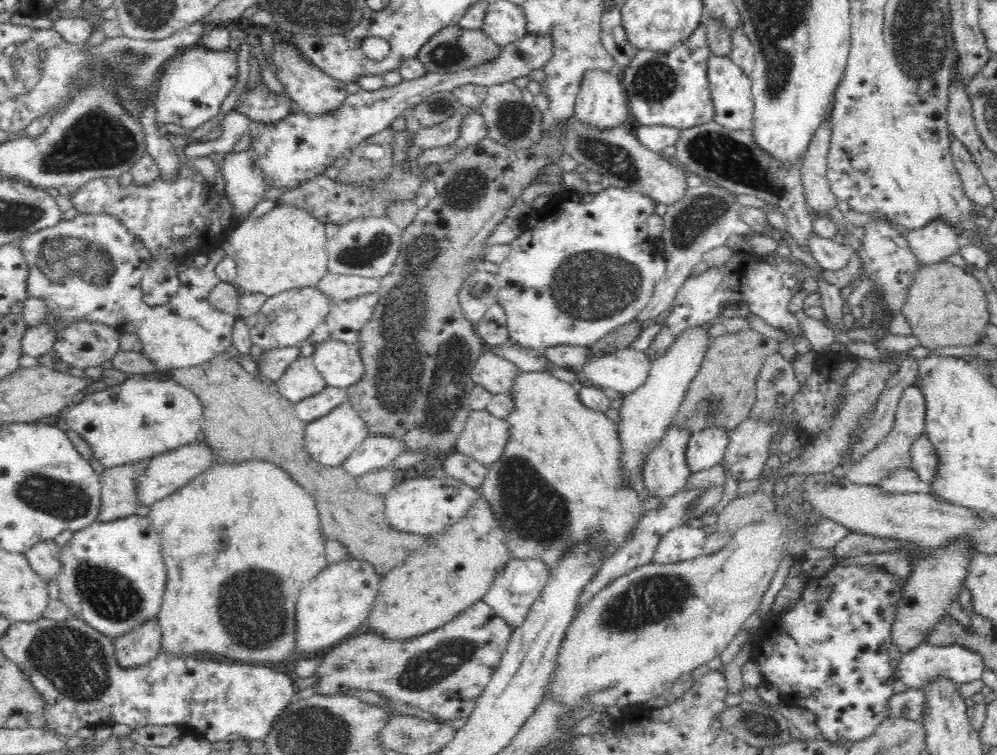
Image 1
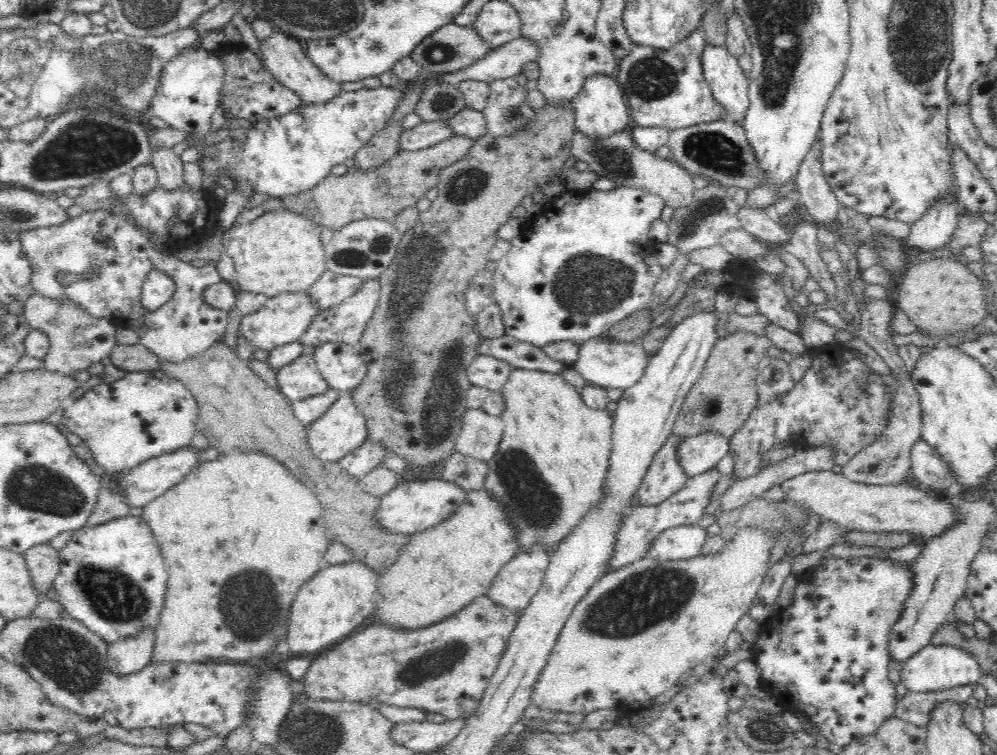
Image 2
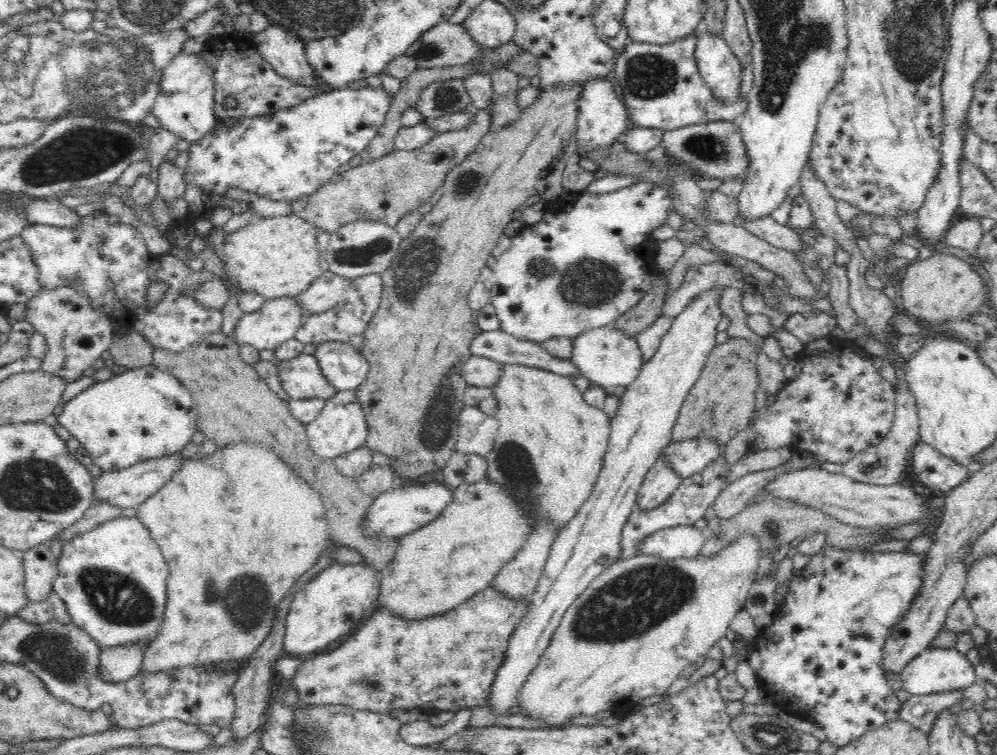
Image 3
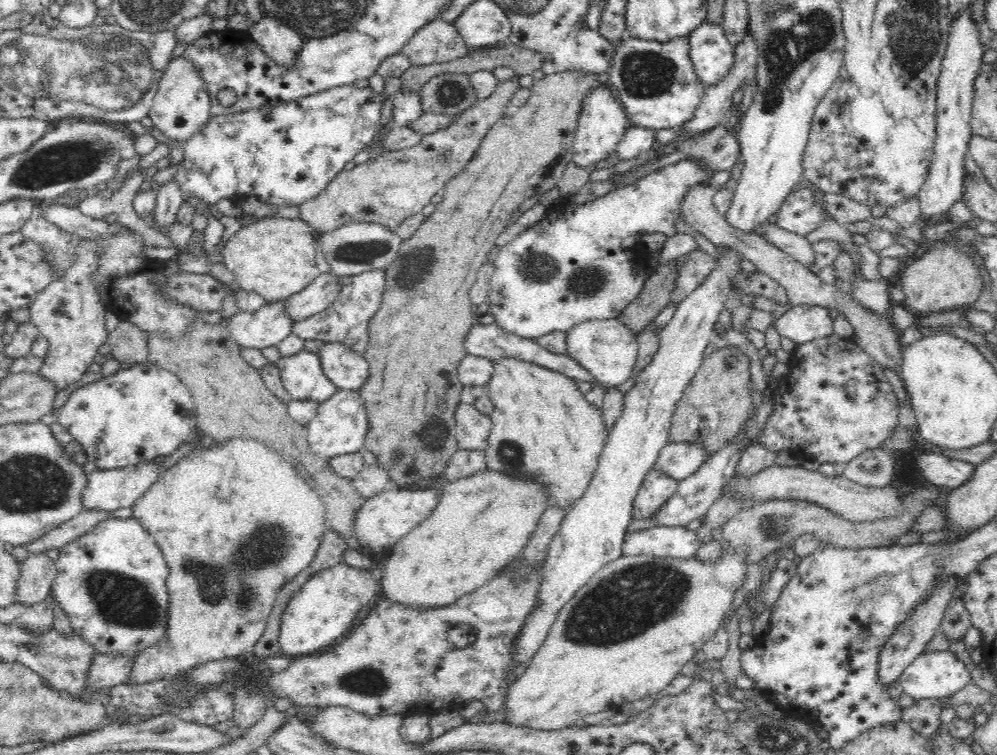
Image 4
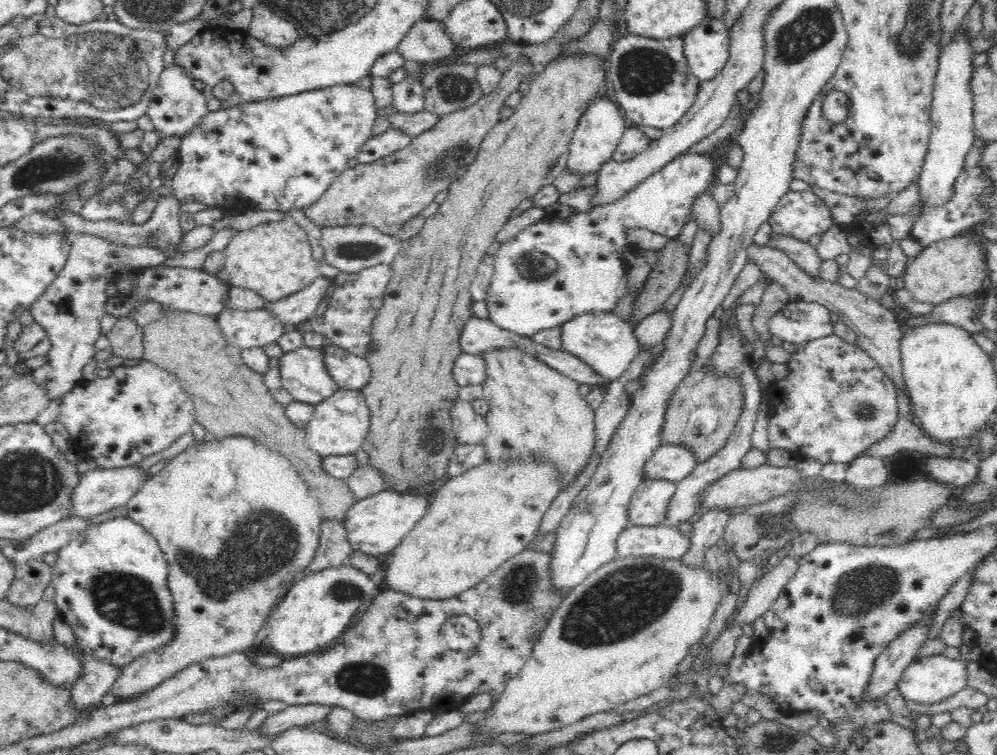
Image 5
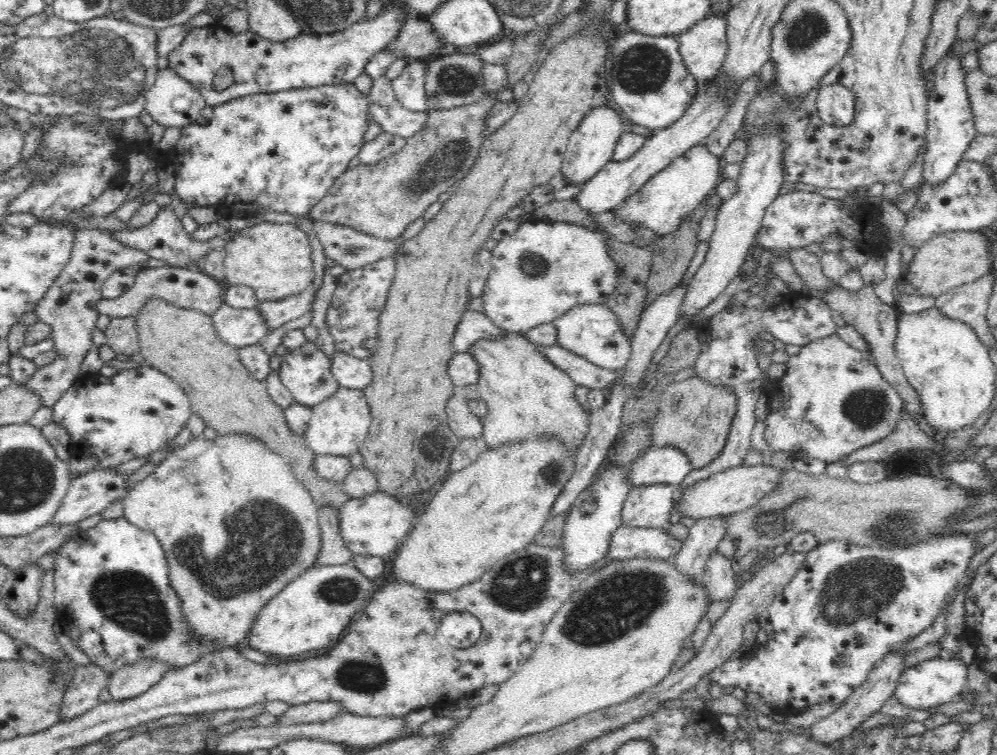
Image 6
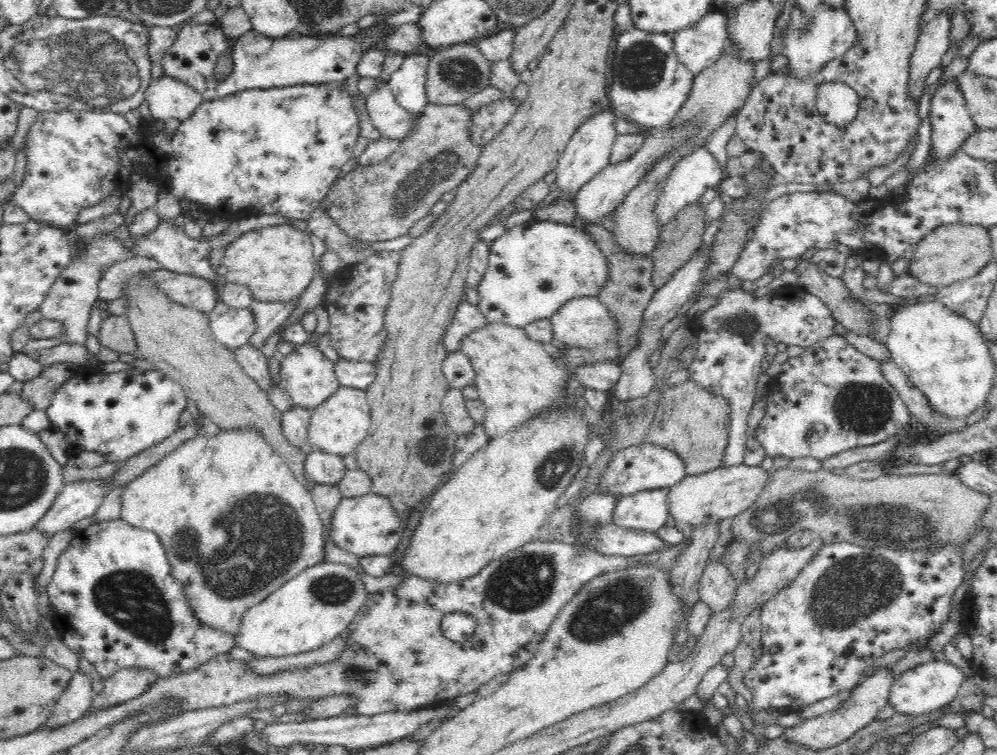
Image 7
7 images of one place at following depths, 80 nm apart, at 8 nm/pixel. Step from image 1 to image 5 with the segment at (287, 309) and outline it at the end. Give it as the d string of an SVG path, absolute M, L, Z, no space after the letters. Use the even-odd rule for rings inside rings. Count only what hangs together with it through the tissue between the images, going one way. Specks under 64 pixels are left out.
M226 307L215 316L226 341L241 349L276 343L290 327L284 326L266 307L240 310Z

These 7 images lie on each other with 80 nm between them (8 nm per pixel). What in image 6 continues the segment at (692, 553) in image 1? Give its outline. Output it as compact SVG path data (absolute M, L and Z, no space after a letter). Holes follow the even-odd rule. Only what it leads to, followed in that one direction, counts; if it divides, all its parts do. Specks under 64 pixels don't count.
M620 525L610 538L608 557L613 560L653 558L671 560L683 542L669 534L667 528L642 528Z

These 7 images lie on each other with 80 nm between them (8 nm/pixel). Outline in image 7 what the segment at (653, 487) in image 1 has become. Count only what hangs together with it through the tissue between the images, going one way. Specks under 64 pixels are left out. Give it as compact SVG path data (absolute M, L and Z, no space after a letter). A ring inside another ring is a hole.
M646 489L620 497L614 508L613 524L632 530L660 530L670 516L668 490Z

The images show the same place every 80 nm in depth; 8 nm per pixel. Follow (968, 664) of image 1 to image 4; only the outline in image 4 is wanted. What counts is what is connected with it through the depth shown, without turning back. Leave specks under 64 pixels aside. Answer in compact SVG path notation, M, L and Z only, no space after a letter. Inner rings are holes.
M949 650L923 653L899 678L903 692L914 700L951 697L972 683L970 669Z

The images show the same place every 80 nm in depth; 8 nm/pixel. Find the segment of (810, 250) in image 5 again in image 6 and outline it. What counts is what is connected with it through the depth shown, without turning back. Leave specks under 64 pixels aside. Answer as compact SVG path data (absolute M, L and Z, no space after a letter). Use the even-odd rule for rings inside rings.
M804 247L790 249L786 256L792 261L794 269L802 275L806 287L812 291L812 296L821 298L822 293L825 293L830 287L838 285L823 273L818 254L813 254Z

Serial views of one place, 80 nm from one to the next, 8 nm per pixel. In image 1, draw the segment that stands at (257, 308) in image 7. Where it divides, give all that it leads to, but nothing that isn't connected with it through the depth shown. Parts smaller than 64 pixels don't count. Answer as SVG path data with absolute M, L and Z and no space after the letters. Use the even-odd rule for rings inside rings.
M328 272L316 287L330 297L330 304L334 304L364 296L364 294L379 292L380 279Z

